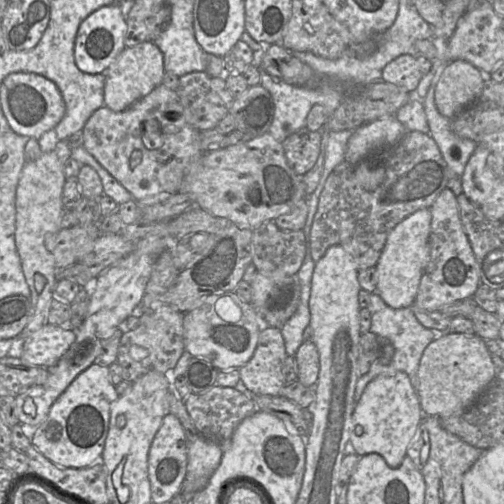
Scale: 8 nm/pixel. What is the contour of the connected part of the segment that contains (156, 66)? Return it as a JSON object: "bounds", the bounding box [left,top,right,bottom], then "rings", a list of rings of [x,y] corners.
{"bounds":[104,42,164,112],"rings":[[[154,42],[125,47],[105,72],[104,105],[115,112],[124,111],[161,85],[164,74],[164,56]]]}

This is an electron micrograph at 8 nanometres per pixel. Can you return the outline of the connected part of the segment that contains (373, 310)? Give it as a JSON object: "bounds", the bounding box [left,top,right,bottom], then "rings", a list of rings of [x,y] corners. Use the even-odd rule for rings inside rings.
{"bounds":[354,293,450,403],"rings":[[[377,293],[371,294],[368,311],[371,314],[370,332],[374,333],[382,341],[389,342],[394,348],[394,354],[390,363],[387,365],[382,364],[379,360],[374,361],[368,372],[358,379],[354,393],[355,403],[360,400],[365,387],[372,380],[378,376],[392,375],[396,372],[405,372],[410,379],[412,387],[418,394],[418,368],[425,348],[434,340],[440,339],[444,334],[450,332],[425,328],[415,317],[411,307],[400,309],[390,308]]]}

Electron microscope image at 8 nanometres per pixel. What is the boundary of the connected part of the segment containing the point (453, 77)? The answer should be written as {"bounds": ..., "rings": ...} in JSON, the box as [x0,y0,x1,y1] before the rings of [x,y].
{"bounds":[435,60,490,120],"rings":[[[465,60],[449,61],[435,87],[435,104],[439,113],[450,120],[455,118],[480,97],[484,82],[489,79],[490,73],[480,71]]]}

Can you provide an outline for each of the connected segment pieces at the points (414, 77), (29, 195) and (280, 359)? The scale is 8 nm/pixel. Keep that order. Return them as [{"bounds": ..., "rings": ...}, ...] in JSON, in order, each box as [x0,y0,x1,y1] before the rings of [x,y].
[{"bounds":[381,54,422,92],"rings":[[[404,54],[395,58],[384,67],[381,80],[411,92],[417,88],[422,76],[416,58]]]},{"bounds":[15,150,66,341],"rings":[[[54,150],[42,153],[37,160],[25,163],[16,189],[15,245],[31,300],[30,319],[20,334],[23,341],[48,323],[48,313],[57,284],[57,266],[52,251],[55,248],[55,234],[62,229],[62,192],[66,182],[63,165]]]},{"bounds":[238,326,286,396],"rings":[[[263,326],[253,356],[238,369],[243,390],[257,395],[280,396],[286,384],[282,373],[286,357],[280,329]]]}]

